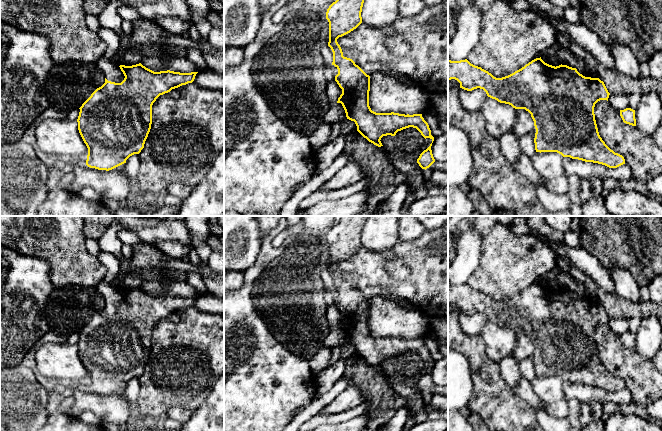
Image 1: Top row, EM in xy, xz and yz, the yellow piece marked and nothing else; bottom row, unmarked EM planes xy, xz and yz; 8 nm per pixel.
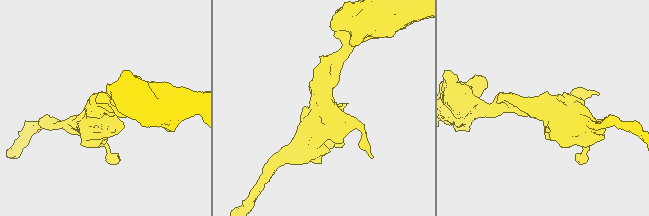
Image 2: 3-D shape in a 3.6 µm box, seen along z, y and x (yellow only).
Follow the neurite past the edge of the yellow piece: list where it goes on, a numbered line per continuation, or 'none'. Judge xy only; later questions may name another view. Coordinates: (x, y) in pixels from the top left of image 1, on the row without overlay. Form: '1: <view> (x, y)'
1: xy (112, 295)

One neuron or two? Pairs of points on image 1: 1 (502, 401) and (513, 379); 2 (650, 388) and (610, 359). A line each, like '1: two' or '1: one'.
1: two
2: one

